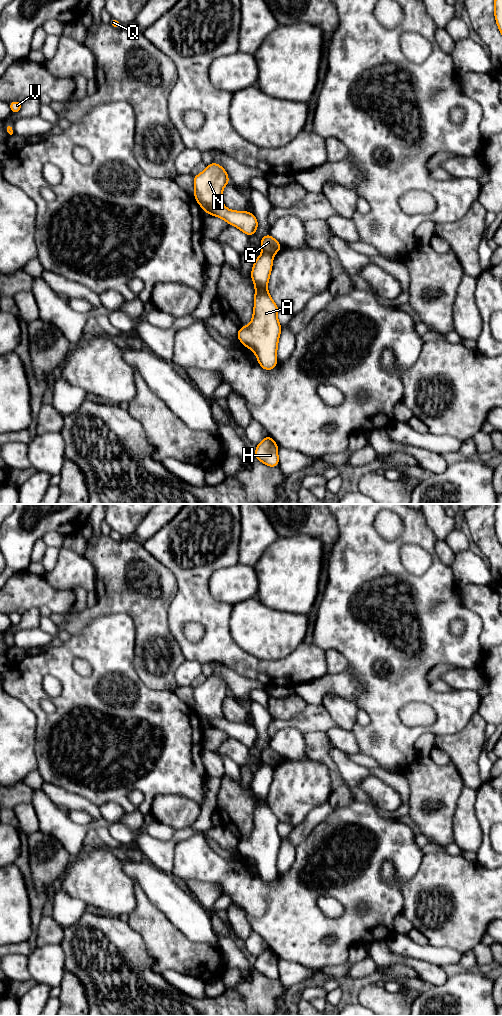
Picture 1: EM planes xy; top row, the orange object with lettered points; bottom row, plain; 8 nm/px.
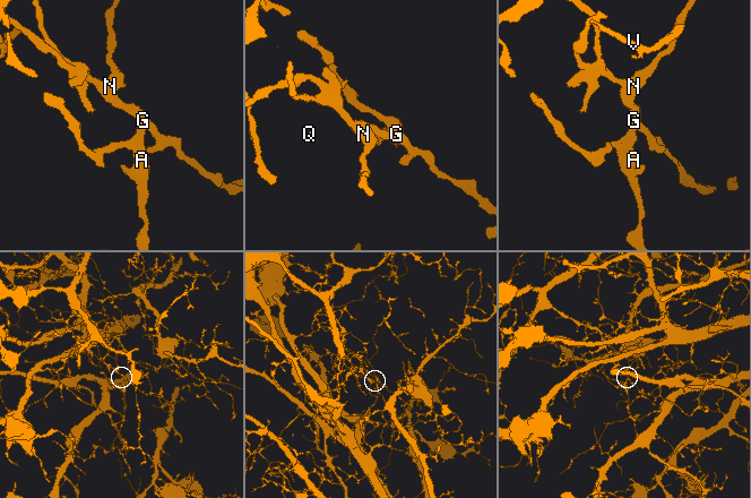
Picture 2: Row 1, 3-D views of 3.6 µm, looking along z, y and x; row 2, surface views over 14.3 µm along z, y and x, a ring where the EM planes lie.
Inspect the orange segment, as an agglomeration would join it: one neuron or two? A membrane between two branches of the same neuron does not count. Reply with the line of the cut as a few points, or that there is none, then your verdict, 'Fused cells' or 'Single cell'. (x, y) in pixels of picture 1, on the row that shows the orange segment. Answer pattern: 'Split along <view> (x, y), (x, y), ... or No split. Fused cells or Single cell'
Split along xy (263, 250), (272, 256). Fused cells

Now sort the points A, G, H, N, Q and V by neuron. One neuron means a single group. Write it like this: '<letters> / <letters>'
A H / G N Q V

